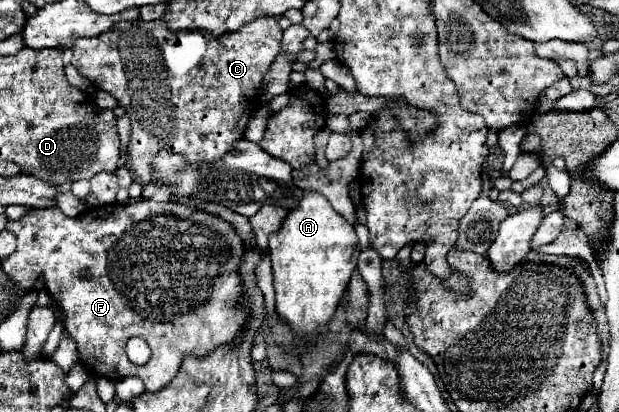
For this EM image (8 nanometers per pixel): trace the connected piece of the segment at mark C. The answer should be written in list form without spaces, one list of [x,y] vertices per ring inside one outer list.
[[[259,17],[243,25],[241,31],[221,35],[217,39],[207,31],[169,31],[163,19],[119,21],[99,37],[77,39],[73,45],[71,65],[93,85],[111,93],[127,111],[133,127],[129,161],[145,187],[151,183],[151,159],[157,149],[183,153],[189,161],[215,161],[243,137],[253,115],[251,97],[257,97],[257,89],[261,89],[263,75],[279,51],[281,35],[283,31],[273,17]]]

